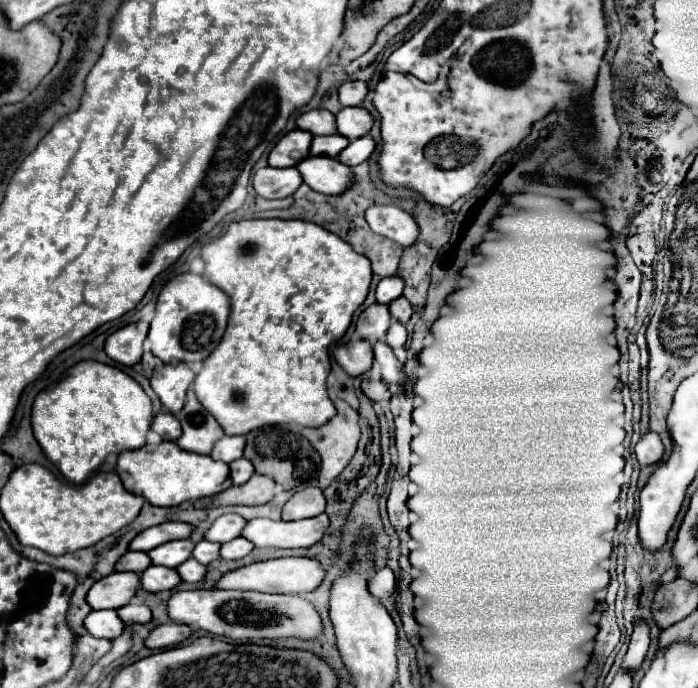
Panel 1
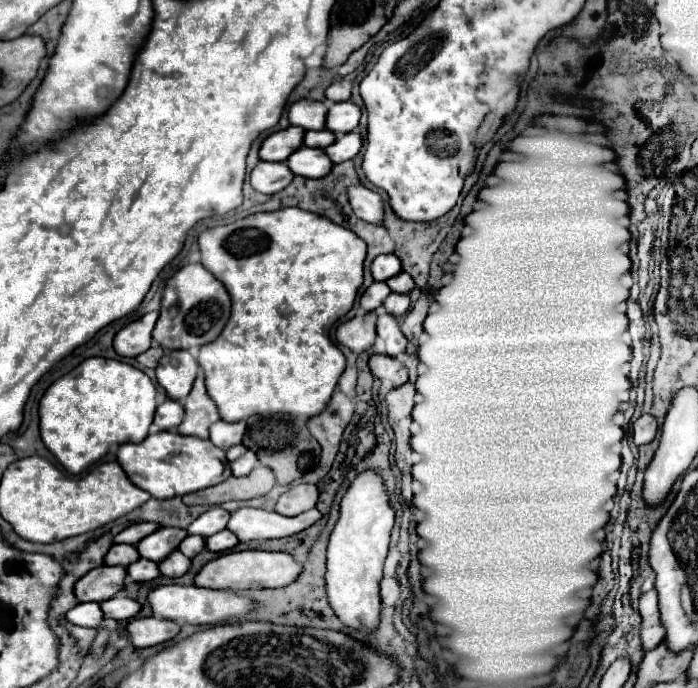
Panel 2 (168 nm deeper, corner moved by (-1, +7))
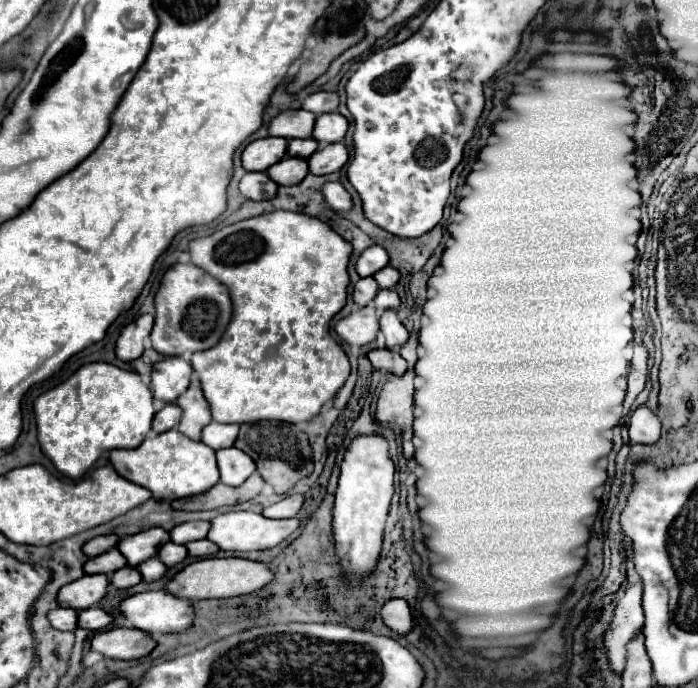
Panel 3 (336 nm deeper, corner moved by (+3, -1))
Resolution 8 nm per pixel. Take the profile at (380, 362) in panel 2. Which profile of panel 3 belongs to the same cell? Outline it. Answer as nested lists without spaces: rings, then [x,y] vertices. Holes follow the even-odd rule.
[[[376,348],[368,352],[368,358],[376,370],[384,370],[388,374],[404,374],[406,372],[406,360],[388,348]]]

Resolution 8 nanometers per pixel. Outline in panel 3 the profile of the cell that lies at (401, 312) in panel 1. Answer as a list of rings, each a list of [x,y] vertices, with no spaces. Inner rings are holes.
[[[386,266],[386,268],[382,268],[382,270],[378,270],[378,272],[374,274],[374,280],[378,282],[378,286],[380,286],[380,288],[392,288],[392,286],[396,286],[396,284],[398,284],[400,274],[398,274],[398,270],[396,270],[396,268]]]

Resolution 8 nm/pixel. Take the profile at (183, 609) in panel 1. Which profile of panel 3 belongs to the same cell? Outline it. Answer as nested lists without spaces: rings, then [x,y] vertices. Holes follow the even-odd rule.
[[[142,592],[128,596],[120,602],[120,614],[138,630],[146,634],[154,632],[180,632],[194,620],[194,608],[190,602],[158,592]],[[142,624],[166,624],[166,626],[142,626]]]

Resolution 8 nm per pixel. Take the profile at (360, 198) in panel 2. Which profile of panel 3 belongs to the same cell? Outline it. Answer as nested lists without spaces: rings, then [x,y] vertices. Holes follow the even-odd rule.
[[[326,182],[322,186],[322,194],[324,194],[324,200],[326,204],[340,212],[340,210],[350,210],[352,208],[352,200],[350,200],[350,194],[344,190],[344,186],[340,182]]]

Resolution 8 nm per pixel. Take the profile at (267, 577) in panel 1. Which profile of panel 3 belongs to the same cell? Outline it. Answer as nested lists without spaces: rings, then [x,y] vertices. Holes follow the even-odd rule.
[[[204,558],[176,572],[164,588],[176,598],[194,602],[194,600],[204,600],[204,598],[230,598],[230,596],[250,594],[266,586],[270,580],[272,580],[272,572],[262,562],[252,562],[244,558]]]

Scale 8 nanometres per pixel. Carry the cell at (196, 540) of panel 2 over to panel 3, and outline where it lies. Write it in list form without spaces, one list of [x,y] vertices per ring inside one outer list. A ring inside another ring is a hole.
[[[166,542],[166,546],[162,546],[158,550],[158,560],[162,560],[166,566],[174,566],[180,564],[186,558],[186,548],[182,544],[174,544],[174,542]]]

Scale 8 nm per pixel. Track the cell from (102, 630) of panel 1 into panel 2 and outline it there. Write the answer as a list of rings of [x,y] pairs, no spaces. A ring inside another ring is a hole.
[[[86,602],[86,604],[78,604],[76,608],[72,608],[66,618],[76,624],[76,626],[88,626],[88,628],[98,628],[104,620],[102,616],[102,608],[98,602]]]

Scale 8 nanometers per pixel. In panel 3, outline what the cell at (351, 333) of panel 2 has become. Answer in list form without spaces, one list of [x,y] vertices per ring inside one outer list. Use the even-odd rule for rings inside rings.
[[[372,304],[366,308],[360,308],[346,318],[338,320],[334,326],[336,334],[346,340],[352,346],[364,346],[370,344],[378,334],[378,314]]]

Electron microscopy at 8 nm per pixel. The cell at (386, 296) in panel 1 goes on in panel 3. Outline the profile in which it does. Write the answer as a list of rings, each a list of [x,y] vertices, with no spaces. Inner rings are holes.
[[[372,244],[370,248],[366,248],[362,252],[362,256],[356,260],[356,272],[360,276],[372,276],[374,272],[378,272],[380,268],[384,268],[388,264],[388,254],[382,246]]]

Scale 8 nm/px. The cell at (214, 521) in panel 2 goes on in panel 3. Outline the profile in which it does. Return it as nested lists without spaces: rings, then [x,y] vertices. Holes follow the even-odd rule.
[[[196,520],[196,522],[186,522],[186,524],[180,524],[178,528],[172,528],[168,534],[170,534],[170,540],[176,542],[176,544],[188,544],[192,540],[202,540],[206,538],[210,530],[210,522],[202,522],[202,520]]]

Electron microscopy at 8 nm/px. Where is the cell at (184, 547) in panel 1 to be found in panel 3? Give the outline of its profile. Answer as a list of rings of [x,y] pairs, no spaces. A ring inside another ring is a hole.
[[[150,528],[146,532],[138,532],[138,534],[120,538],[116,548],[122,552],[122,556],[126,556],[130,566],[138,566],[140,562],[156,556],[158,548],[164,546],[168,540],[170,540],[170,536],[166,530]]]

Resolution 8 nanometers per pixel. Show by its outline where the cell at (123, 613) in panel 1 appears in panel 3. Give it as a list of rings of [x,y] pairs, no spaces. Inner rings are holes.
[[[98,606],[78,612],[78,628],[86,628],[86,630],[94,632],[94,630],[100,630],[100,628],[108,626],[110,622],[112,622],[112,618]]]

